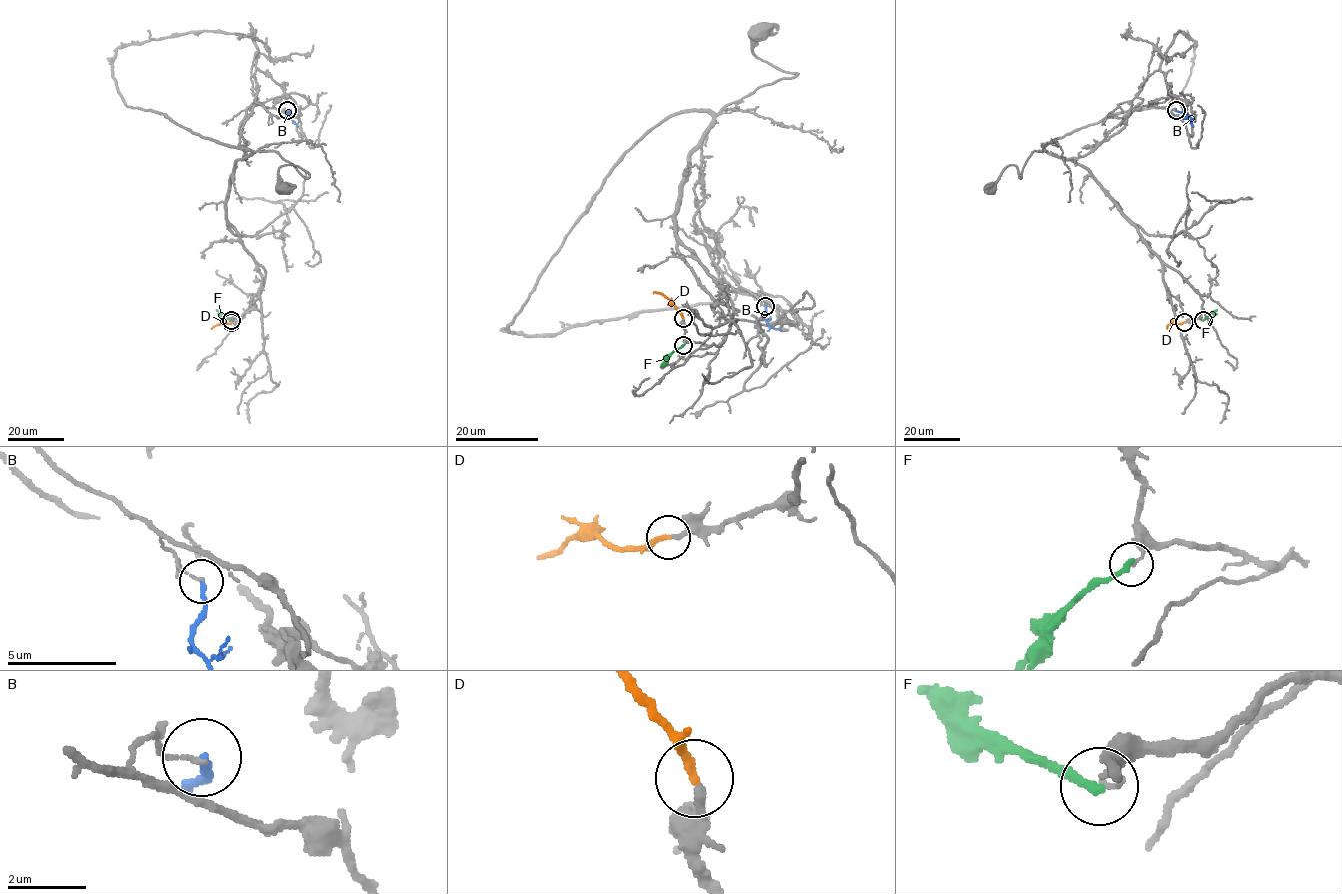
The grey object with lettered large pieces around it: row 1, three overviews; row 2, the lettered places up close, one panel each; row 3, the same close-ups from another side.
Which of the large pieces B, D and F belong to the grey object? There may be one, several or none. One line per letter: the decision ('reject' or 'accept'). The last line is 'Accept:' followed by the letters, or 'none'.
B: reject
D: accept
F: reject
Accept: D

